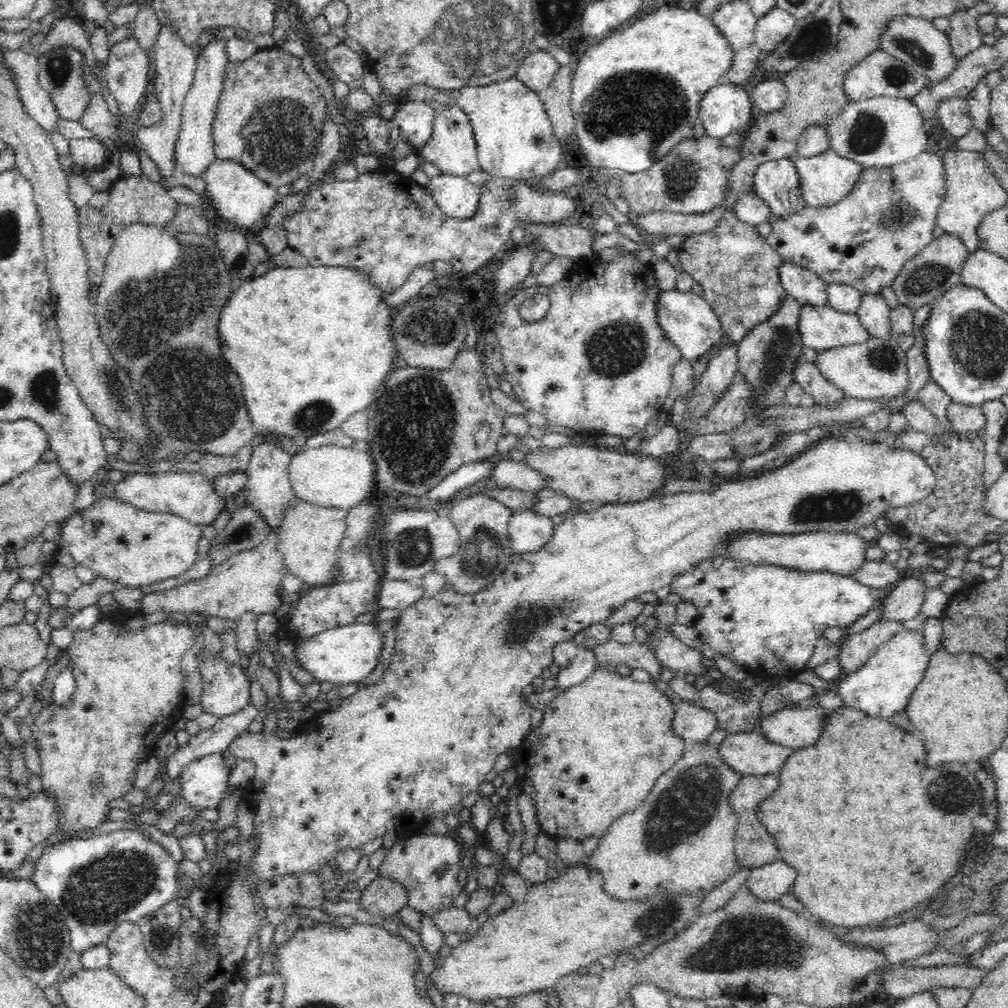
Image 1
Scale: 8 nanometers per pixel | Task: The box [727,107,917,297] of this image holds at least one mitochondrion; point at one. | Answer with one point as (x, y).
(867, 134)

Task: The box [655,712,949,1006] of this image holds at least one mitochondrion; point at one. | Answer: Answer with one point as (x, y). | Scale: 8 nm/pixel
(741, 944)

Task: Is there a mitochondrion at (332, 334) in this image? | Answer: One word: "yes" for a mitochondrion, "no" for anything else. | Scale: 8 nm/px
no

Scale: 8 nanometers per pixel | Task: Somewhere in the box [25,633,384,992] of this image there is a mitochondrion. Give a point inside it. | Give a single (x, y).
(98, 893)

